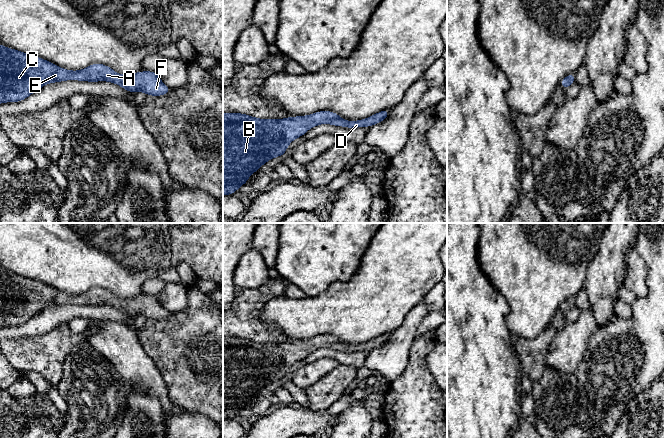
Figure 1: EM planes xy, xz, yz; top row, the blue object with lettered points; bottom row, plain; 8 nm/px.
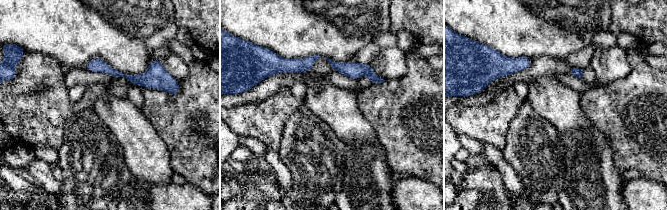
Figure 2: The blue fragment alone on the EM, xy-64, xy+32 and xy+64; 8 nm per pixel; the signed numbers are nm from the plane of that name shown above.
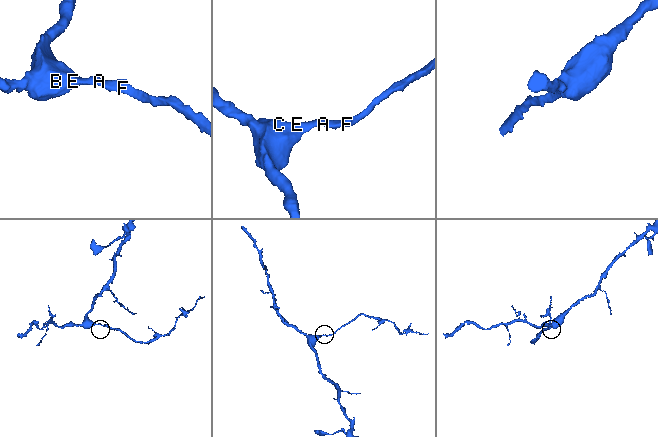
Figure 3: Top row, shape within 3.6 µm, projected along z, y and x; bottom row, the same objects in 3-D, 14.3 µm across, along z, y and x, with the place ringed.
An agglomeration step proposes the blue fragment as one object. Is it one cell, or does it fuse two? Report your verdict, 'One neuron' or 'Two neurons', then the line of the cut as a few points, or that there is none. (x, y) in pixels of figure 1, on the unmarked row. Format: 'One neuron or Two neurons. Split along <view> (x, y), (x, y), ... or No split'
One neuron. No split

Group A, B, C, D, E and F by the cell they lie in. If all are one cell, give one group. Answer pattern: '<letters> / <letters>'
A B C D E F

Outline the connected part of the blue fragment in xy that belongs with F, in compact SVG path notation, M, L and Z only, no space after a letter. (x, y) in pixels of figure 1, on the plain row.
M0 268L0 328L20 326L46 308L65 304L107 305L133 318L143 315L151 320L166 319L172 314L161 305L156 295L122 299L100 287L78 295L66 294L37 280Z

